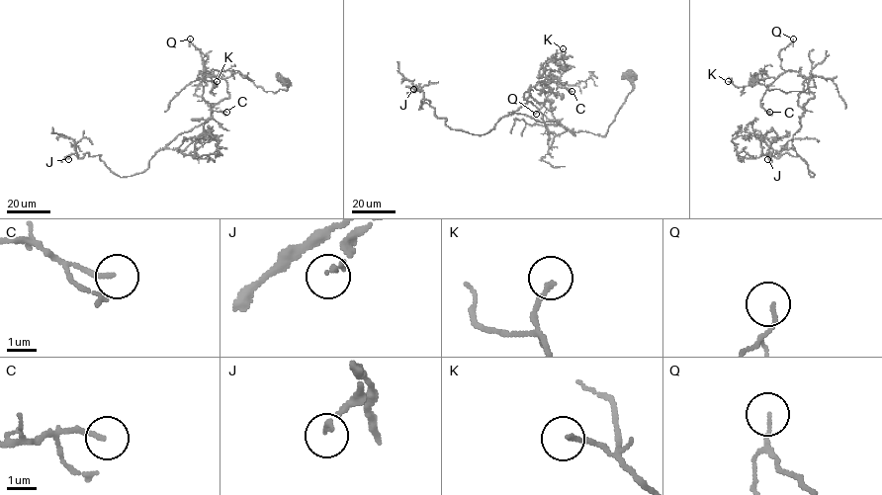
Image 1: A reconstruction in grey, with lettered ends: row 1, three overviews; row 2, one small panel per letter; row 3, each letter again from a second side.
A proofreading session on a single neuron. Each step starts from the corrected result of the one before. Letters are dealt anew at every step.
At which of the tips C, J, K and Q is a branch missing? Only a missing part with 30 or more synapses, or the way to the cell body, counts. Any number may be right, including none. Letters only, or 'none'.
J

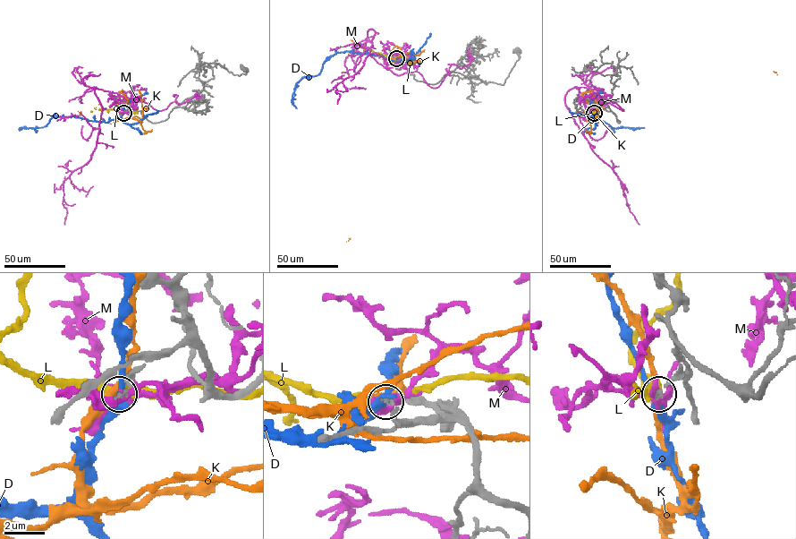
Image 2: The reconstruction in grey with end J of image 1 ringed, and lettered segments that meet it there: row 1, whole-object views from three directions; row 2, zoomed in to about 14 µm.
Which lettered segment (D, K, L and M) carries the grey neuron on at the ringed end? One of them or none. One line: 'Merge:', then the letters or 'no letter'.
Merge: no letter

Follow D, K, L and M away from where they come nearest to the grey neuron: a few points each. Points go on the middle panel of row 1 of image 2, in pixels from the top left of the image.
D: (396, 58), (336, 53), (317, 74), (296, 84), (292, 98), (297, 108)
K: (396, 58), (400, 48), (396, 46), (392, 50), (348, 241)
L: (396, 57), (372, 50), (348, 54)
M: (396, 58), (417, 70), (393, 74), (368, 55), (370, 29), (369, 52), (336, 85), (337, 103)

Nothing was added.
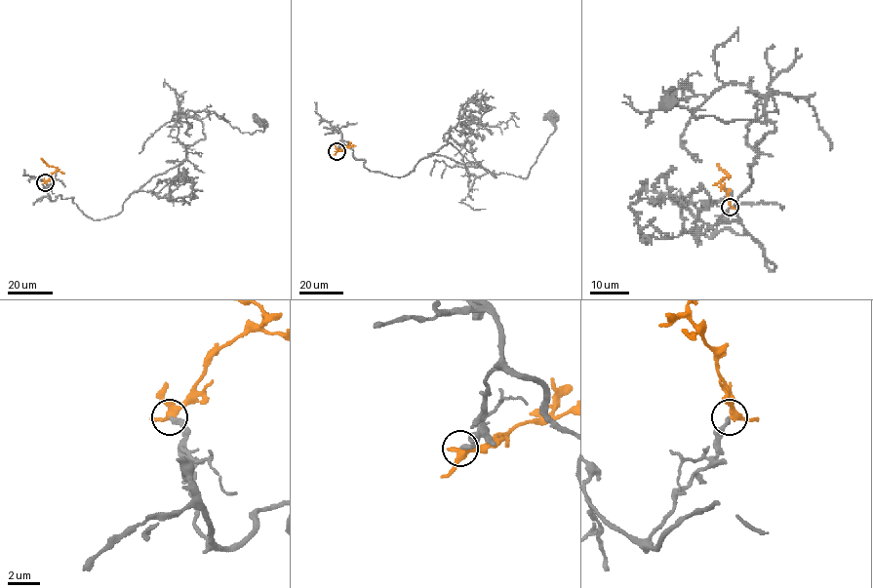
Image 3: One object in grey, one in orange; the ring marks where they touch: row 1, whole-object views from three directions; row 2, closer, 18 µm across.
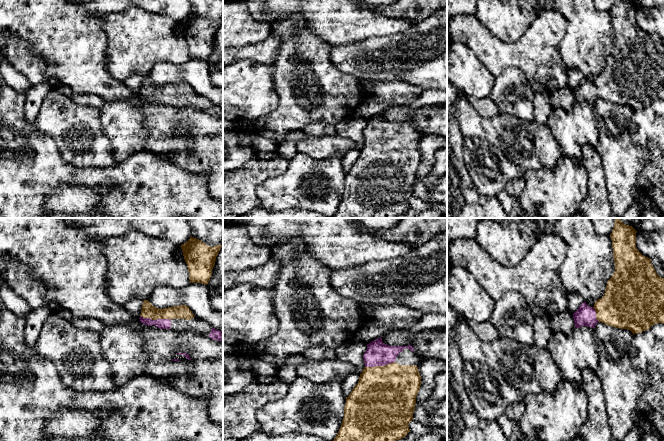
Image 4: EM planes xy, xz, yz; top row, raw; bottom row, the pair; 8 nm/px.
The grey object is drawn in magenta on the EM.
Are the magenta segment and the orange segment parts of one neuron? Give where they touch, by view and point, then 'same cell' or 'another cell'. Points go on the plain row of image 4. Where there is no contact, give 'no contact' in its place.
contact xy (155, 96); same cell

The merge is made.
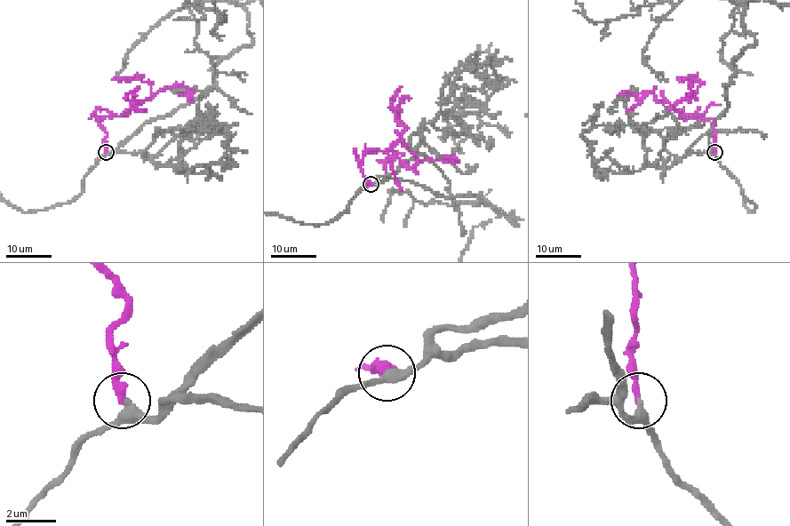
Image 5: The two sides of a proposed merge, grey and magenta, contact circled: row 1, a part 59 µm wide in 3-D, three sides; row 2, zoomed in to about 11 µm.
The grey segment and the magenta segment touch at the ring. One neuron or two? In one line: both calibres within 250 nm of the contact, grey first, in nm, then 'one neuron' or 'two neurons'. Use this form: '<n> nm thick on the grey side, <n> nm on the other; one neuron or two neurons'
340 nm thick on the grey side, 280 nm on the other; one neuron

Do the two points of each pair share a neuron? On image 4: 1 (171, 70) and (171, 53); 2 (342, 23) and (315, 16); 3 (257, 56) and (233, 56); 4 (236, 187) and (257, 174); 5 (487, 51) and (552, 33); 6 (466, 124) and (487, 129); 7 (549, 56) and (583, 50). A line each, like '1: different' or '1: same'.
1: different
2: same
3: same
4: same
5: same
6: same
7: different

